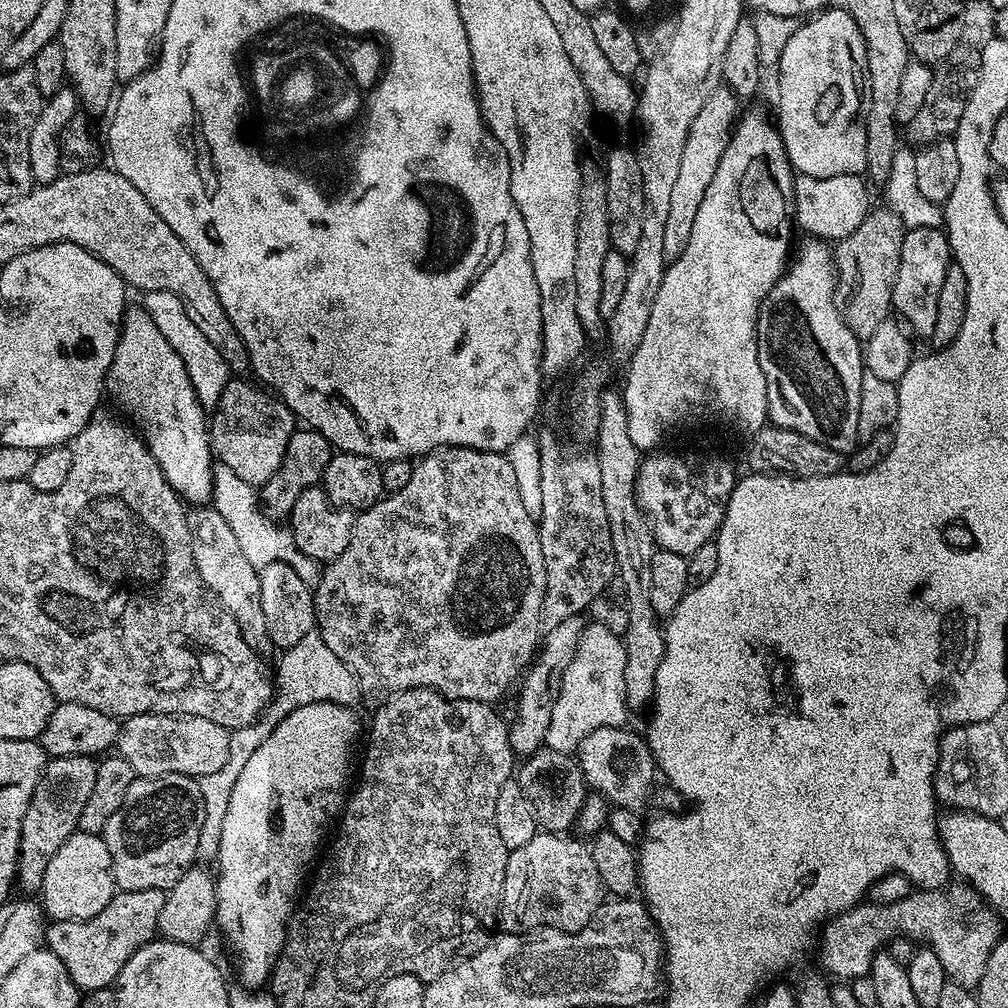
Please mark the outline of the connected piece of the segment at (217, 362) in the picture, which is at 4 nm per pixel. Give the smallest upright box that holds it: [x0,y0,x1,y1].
[142,292,230,410]

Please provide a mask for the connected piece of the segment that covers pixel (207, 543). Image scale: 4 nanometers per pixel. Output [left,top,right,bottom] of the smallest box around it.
[188,506,270,654]

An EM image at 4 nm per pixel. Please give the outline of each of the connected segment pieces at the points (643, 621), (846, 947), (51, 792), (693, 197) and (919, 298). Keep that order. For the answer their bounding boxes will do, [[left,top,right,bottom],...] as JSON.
[[594,391,664,709],[818,887,1002,990],[16,756,97,894],[663,88,738,262],[892,226,952,338]]

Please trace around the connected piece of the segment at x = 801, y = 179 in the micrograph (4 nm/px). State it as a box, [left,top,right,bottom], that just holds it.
[793,174,871,242]

